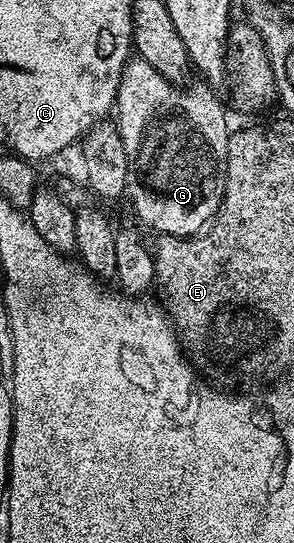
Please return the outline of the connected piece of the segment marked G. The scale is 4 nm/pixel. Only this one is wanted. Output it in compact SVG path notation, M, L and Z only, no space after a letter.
M139 59L129 60L125 65L120 86L124 88L124 93L116 93L114 106L115 112L120 112L118 130L124 140L131 172L148 192L137 195L136 211L150 228L156 229L157 234L195 237L215 221L216 213L224 202L230 136L228 117L211 88L183 89L183 84L168 81L157 69L150 67L150 63Z

